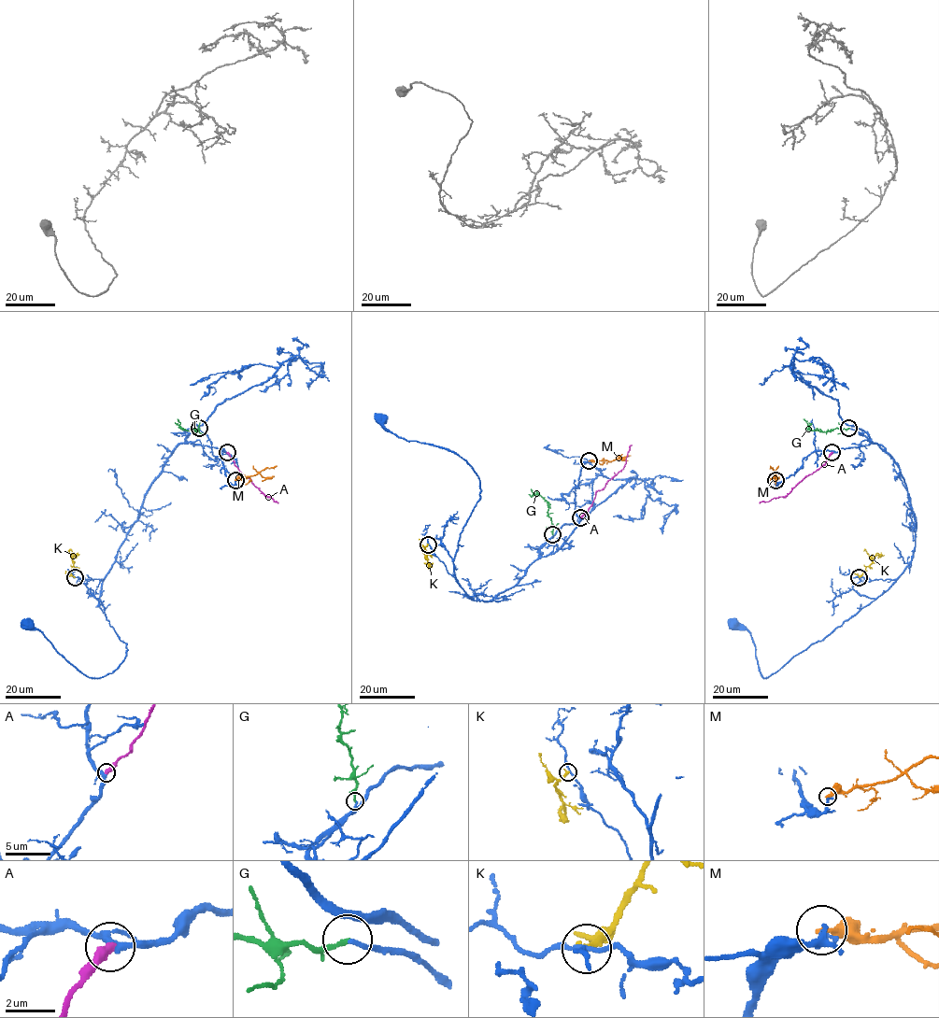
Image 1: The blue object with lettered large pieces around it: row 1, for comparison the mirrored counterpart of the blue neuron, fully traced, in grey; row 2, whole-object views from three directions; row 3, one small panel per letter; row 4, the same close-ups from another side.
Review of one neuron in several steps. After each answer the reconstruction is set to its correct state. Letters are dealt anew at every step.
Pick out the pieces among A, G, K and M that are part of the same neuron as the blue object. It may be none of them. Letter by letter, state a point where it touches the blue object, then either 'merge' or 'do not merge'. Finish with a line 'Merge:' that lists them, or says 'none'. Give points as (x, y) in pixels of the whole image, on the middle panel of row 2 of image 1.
A: (580, 517) | do not merge
G: (552, 534) | merge
K: (428, 544) | do not merge
M: (589, 460) | do not merge
Merge: G

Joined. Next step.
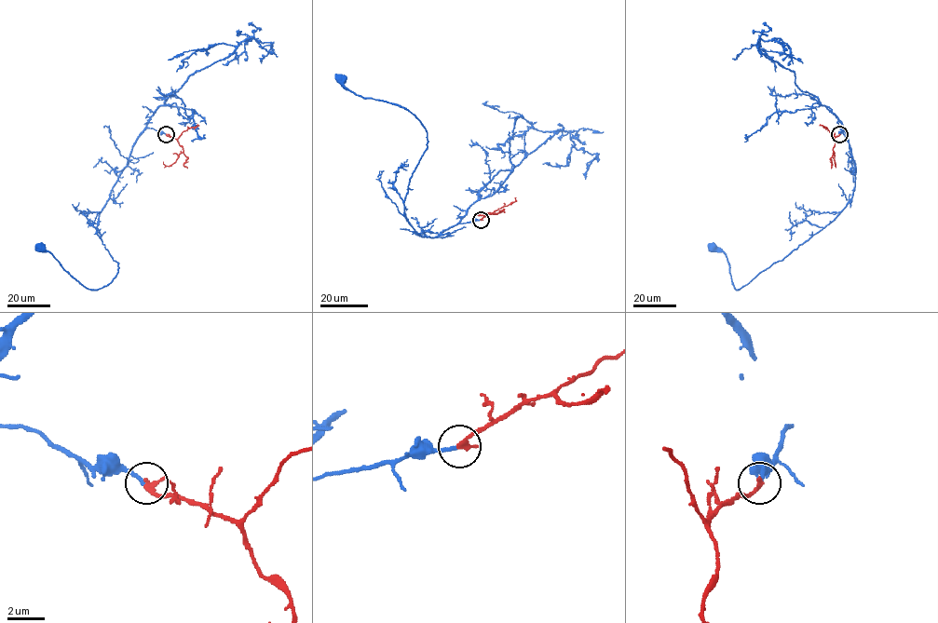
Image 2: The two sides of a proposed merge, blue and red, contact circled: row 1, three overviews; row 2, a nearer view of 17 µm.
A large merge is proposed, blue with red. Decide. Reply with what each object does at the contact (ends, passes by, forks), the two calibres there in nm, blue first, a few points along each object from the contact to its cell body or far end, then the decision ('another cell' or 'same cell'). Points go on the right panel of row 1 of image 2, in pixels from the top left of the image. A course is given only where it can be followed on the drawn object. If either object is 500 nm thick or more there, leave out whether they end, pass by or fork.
blue ends; red ends; calibres 200 and 300 nm; course blue (839, 134), (843, 128), (856, 169), (855, 186), (833, 221), (739, 290), (727, 256), (711, 247); course red (839, 134), (834, 140), (835, 161); same cell

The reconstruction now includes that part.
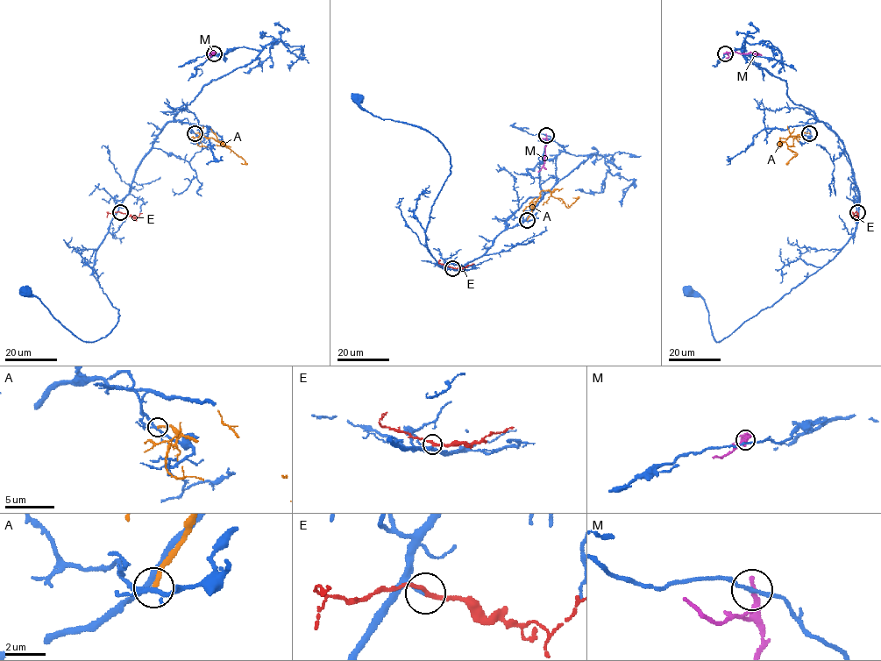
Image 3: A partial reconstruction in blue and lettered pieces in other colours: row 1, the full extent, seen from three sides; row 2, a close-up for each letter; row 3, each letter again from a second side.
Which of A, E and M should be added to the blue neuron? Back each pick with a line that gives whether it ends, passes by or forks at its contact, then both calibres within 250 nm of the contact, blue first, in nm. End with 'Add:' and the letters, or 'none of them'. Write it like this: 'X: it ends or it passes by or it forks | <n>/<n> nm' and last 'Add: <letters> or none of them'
E: it passes by | 180/200 nm
Add: E

